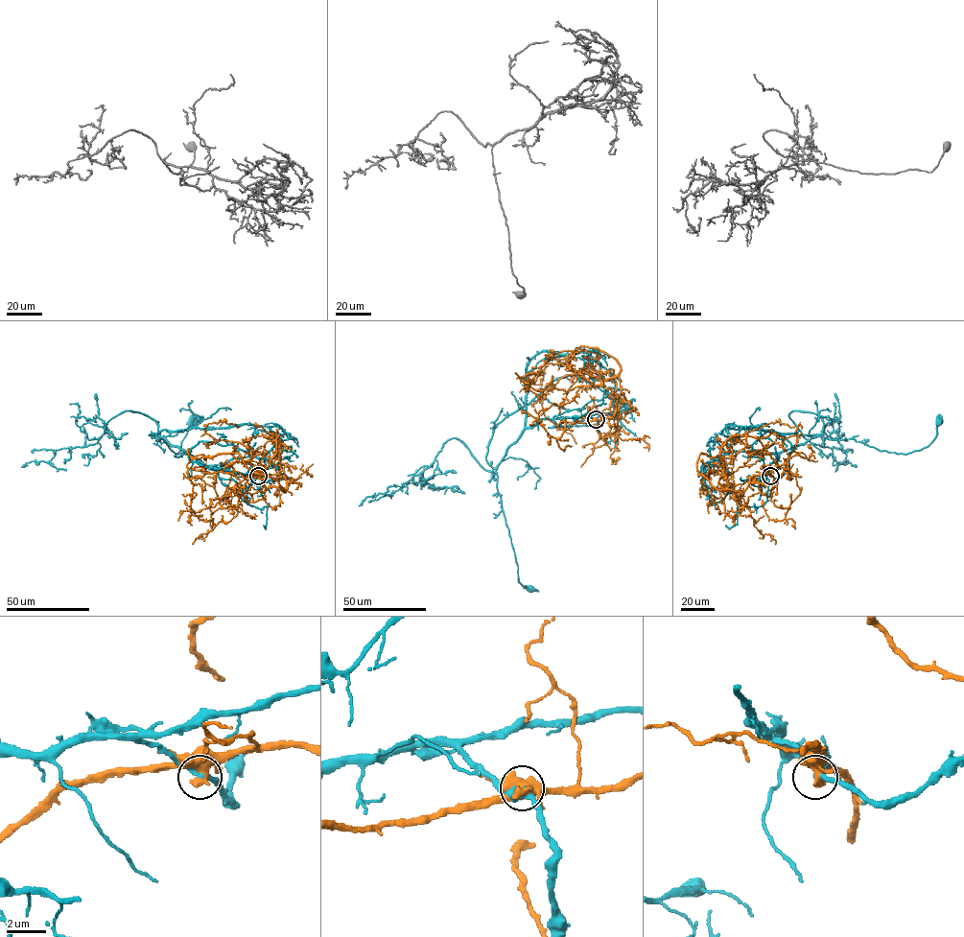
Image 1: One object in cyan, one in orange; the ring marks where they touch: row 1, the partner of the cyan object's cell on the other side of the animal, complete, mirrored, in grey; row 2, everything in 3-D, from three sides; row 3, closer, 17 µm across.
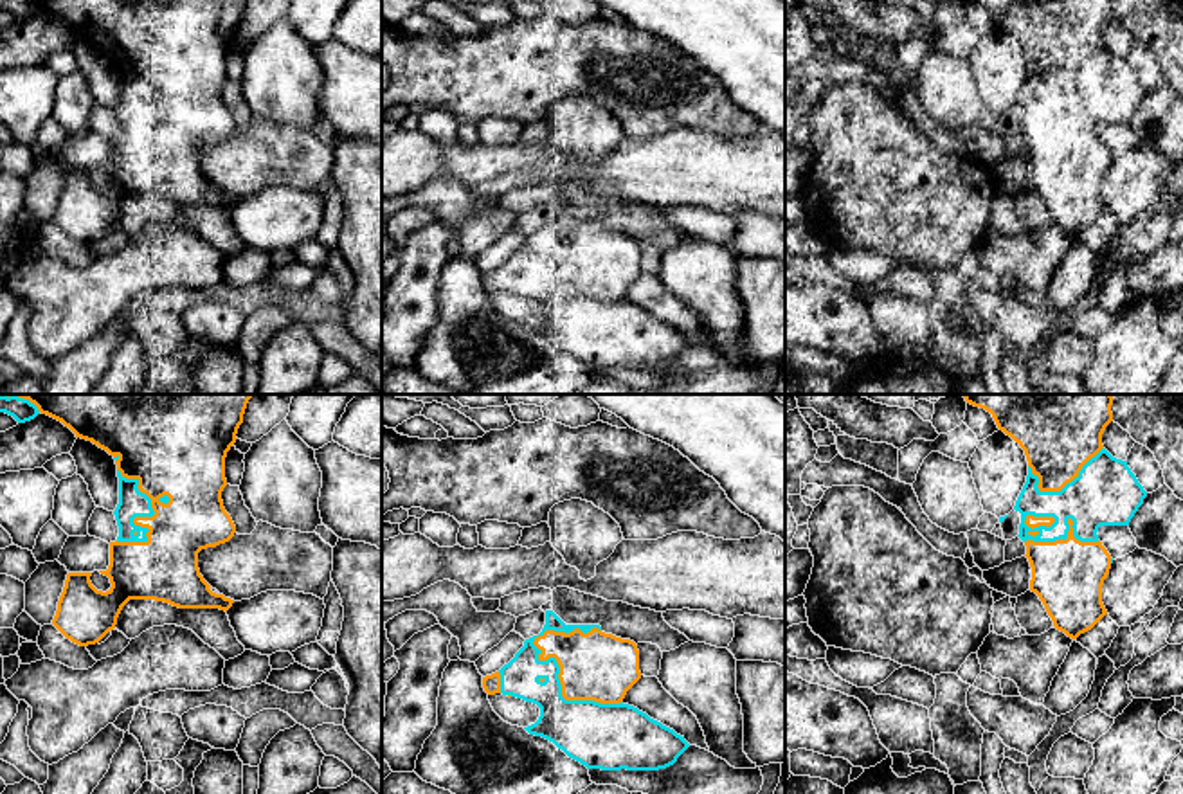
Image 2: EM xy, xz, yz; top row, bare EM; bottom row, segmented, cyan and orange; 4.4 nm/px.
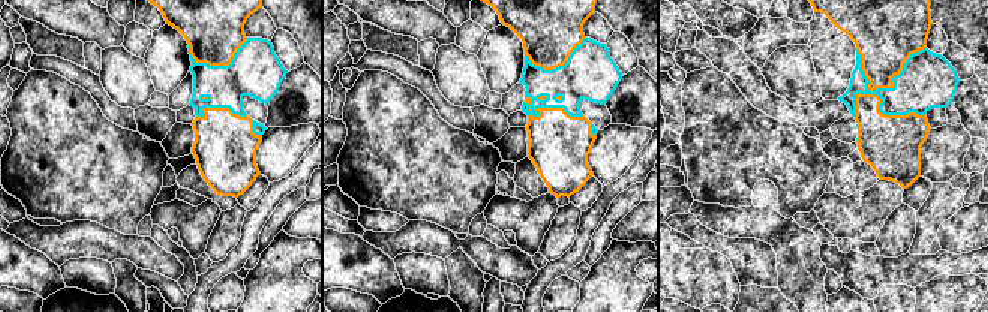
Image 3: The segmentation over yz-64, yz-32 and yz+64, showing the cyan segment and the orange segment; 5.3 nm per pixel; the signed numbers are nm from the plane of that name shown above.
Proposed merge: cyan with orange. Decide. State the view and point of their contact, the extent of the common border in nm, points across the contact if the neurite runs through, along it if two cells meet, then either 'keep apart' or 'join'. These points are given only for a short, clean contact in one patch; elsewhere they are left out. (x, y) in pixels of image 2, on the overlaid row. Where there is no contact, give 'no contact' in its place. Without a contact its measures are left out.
contact xz (560, 690); length 500 nm; keep apart

